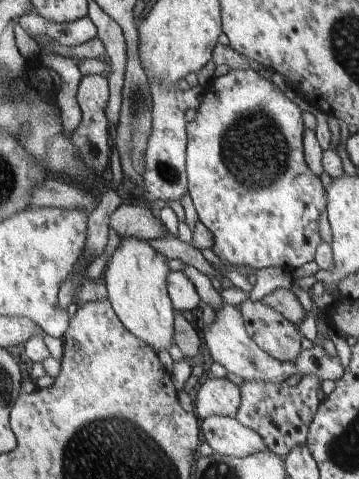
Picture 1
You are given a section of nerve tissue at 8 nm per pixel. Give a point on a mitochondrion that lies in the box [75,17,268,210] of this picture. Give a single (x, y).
(136, 110)

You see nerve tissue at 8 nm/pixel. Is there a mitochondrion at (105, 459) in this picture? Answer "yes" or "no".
yes

